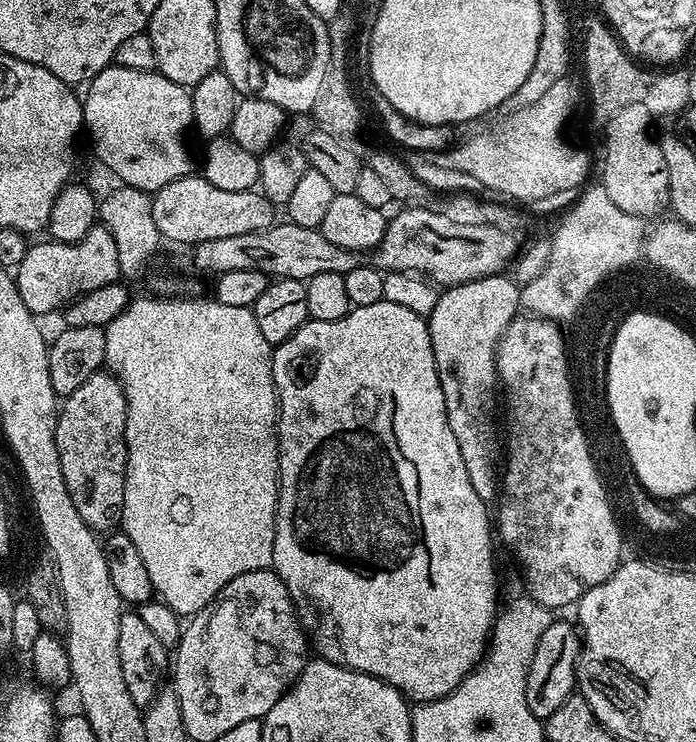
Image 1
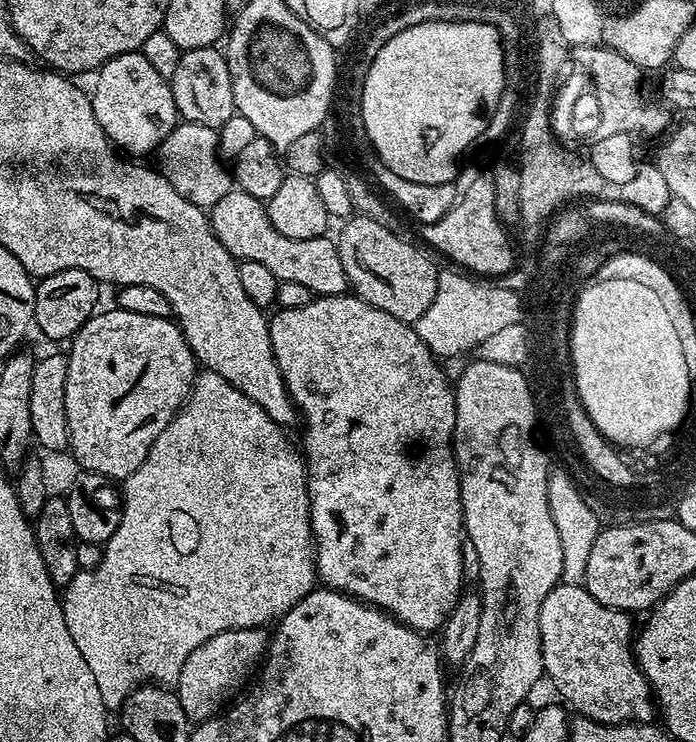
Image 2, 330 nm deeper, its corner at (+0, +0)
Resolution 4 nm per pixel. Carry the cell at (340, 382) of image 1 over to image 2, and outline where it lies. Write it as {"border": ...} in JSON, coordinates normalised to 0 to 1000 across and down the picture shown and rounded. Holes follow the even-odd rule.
{"border":[[[510,396],[454,399],[440,412],[428,412],[428,418],[402,415],[398,422],[397,427],[392,425],[385,433],[388,461],[411,526],[434,562],[434,571],[437,566],[434,613],[443,632],[445,704],[458,786],[483,798],[496,798],[499,803],[510,803],[536,819],[546,819],[596,852],[621,854],[621,850],[625,853],[636,848],[638,837],[644,834],[664,796],[670,718],[661,675],[661,636],[655,631],[655,612],[649,606],[655,531],[647,512],[638,508],[632,497],[634,487],[615,470],[593,438],[566,429],[566,423],[555,423],[555,418],[543,418],[543,412],[532,412]]]}

